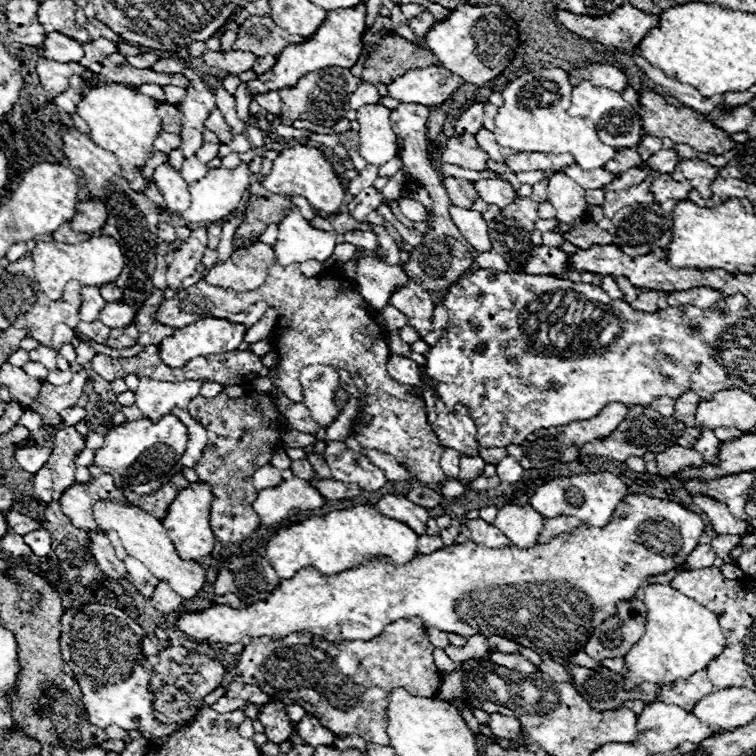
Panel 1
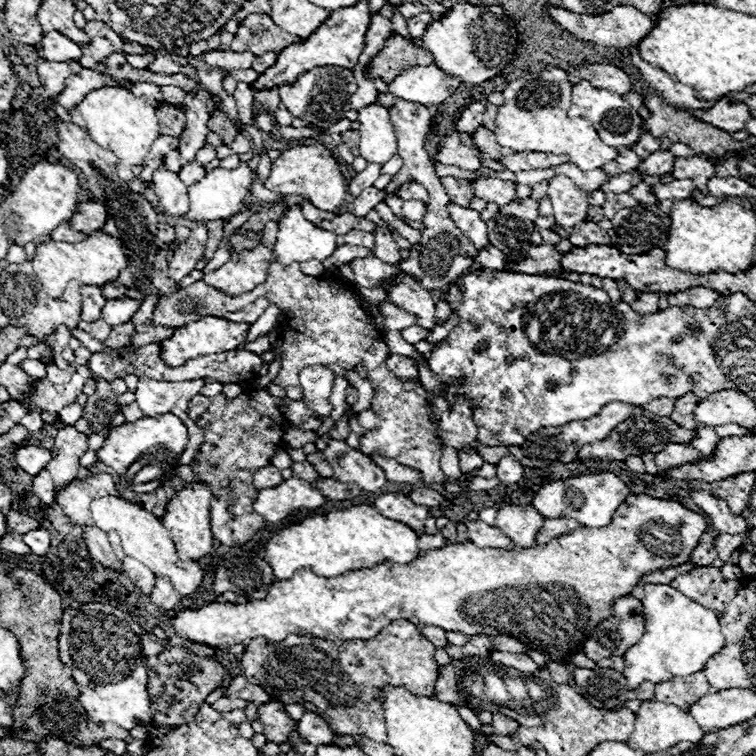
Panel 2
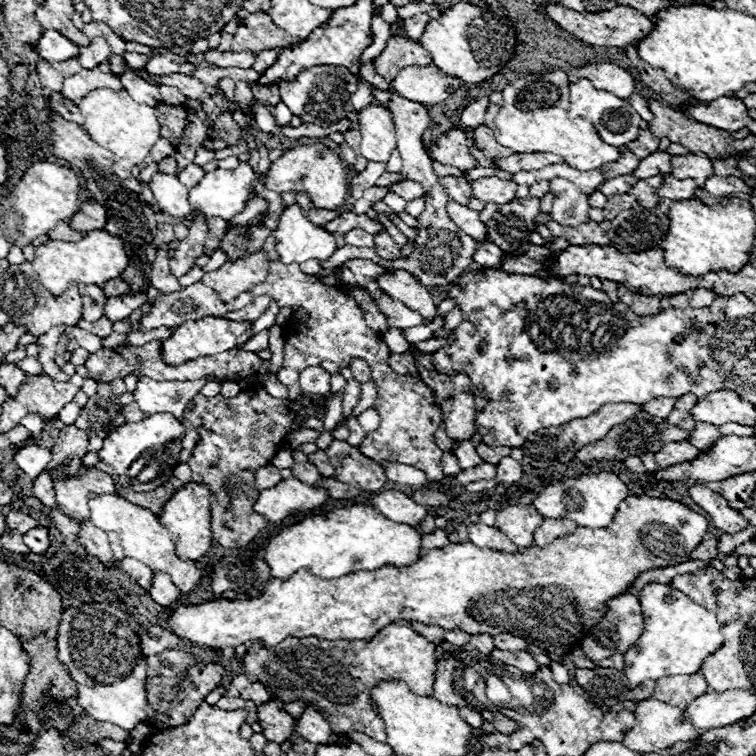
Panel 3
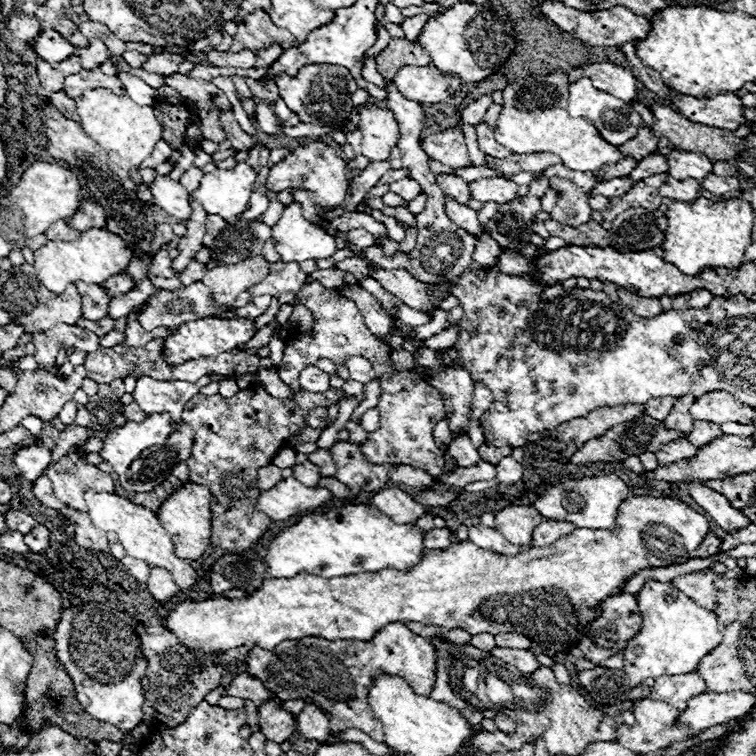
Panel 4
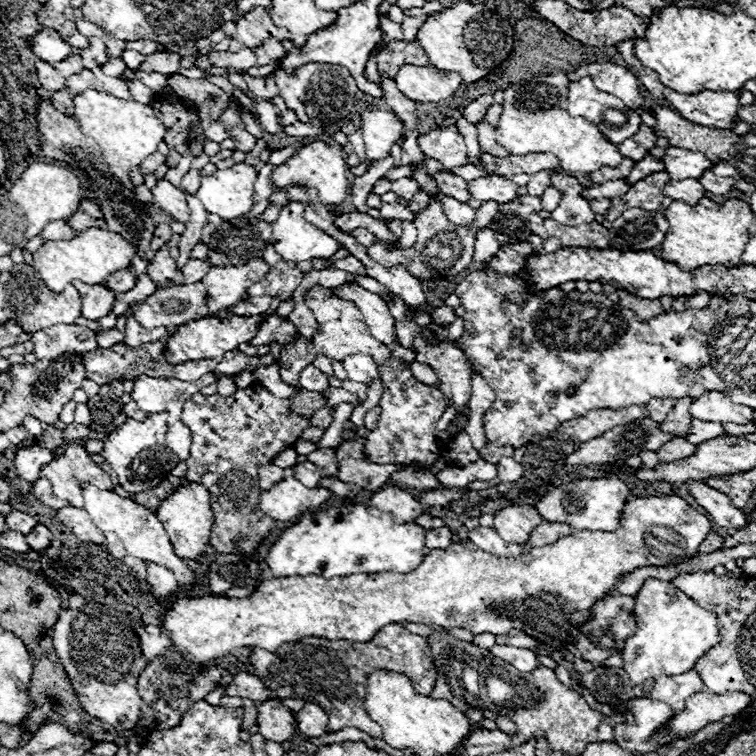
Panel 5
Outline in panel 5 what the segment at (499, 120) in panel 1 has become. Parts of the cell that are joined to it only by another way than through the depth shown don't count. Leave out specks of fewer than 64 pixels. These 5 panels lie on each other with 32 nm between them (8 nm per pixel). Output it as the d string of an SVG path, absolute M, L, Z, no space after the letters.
M556 72L508 86L504 90L504 110L496 128L498 144L502 144L510 154L552 152L558 156L560 166L570 172L594 172L602 166L618 166L624 158L618 148L608 142L592 122L572 118L566 112L568 84L570 80L566 74Z

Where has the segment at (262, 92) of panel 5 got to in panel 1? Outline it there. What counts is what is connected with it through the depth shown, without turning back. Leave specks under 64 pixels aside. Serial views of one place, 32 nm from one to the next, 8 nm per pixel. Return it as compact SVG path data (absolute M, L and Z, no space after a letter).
M268 92L268 94L260 94L254 98L264 112L268 114L280 114L280 106L282 106L282 100L280 100L280 94L278 92Z

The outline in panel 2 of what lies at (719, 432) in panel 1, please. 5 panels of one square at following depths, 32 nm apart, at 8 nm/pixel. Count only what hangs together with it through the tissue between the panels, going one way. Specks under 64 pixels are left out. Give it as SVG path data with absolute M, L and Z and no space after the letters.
M726 424L715 428L717 435L720 439L730 436L743 436L753 434L753 429L746 429L738 426L737 424Z

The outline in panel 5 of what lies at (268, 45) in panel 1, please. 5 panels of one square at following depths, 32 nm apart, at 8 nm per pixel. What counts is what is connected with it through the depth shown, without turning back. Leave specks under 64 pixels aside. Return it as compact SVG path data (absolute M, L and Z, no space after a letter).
M254 8L248 14L238 16L236 26L238 26L238 32L236 36L232 36L229 46L231 52L238 52L244 46L254 50L262 46L264 40L268 38L278 38L280 42L290 40L288 30L280 30L278 26L274 26L266 8Z

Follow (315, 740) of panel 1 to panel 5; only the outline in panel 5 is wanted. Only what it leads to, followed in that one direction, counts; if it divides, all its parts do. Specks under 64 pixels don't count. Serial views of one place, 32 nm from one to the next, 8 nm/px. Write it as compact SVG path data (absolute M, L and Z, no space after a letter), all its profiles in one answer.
M312 702L304 704L304 708L296 714L296 722L298 730L308 738L318 738L322 734L328 734L328 716L320 706Z

